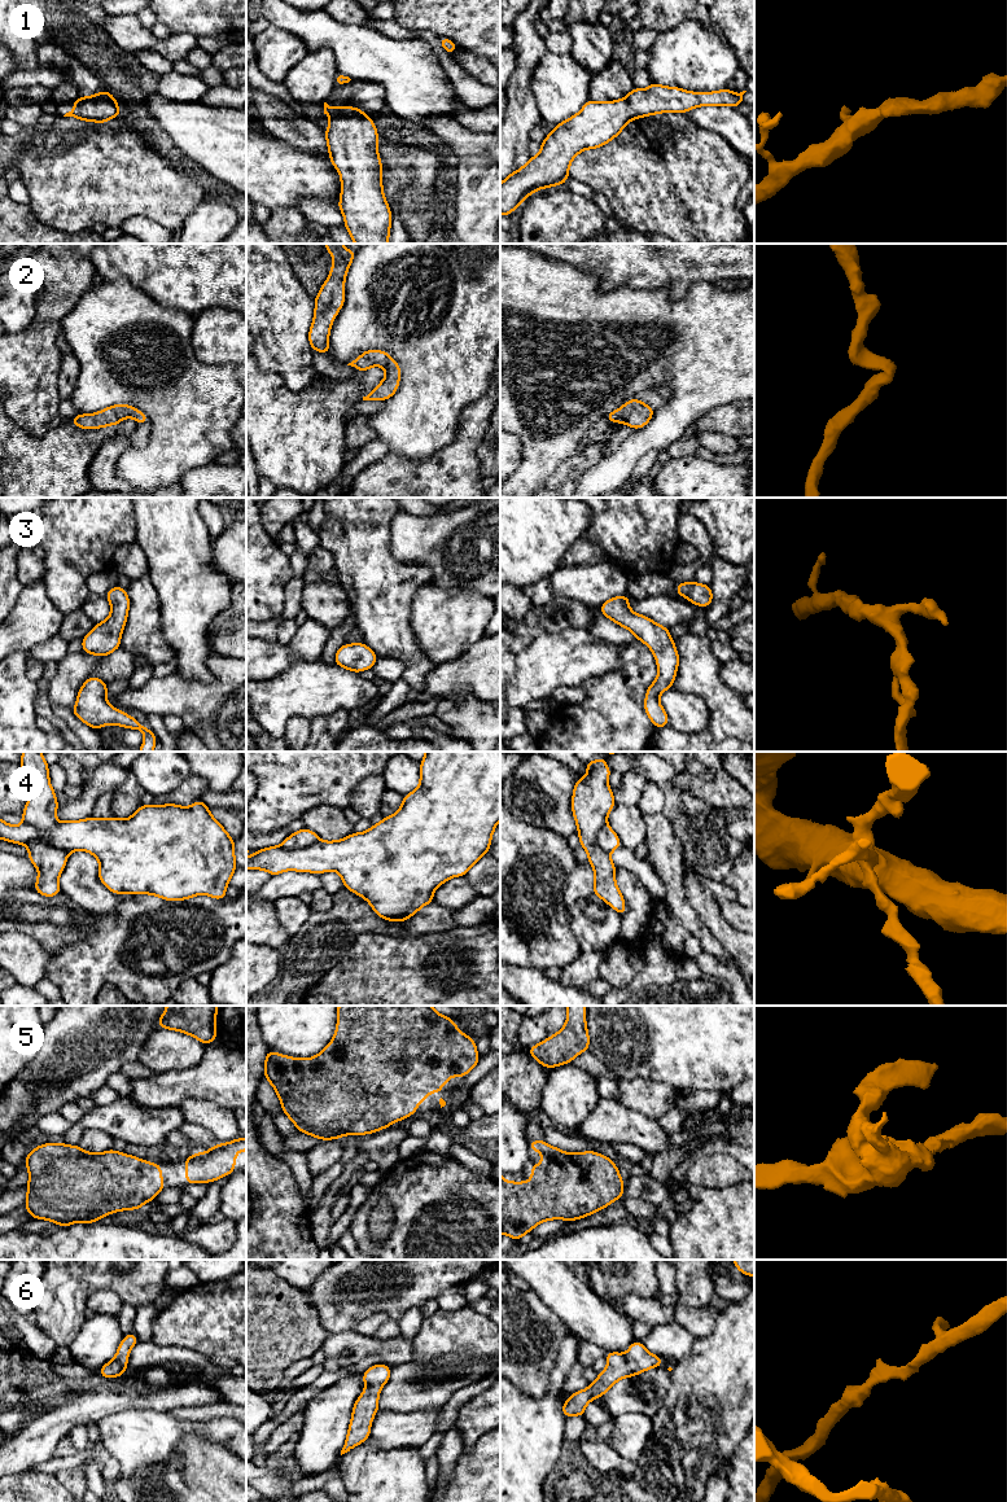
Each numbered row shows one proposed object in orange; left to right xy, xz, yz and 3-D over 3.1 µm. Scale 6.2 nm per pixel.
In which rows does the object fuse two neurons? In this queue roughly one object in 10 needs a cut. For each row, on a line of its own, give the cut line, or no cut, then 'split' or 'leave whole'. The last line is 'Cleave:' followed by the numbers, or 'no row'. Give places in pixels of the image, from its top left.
1: cut none; leave whole
2: cut none; leave whole
3: cut none; leave whole
4: cut xy (26, 844), (44, 841), (68, 853); split
5: cut none; leave whole
6: cut none; leave whole
Cleave: 4

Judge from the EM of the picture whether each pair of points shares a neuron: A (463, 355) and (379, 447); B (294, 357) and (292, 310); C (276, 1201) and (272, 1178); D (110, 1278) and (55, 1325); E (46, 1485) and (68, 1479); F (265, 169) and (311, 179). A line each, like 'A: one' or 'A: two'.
A: two
B: one
C: one
D: one
E: two
F: one

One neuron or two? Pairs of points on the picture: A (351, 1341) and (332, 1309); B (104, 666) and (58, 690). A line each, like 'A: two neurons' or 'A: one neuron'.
A: two neurons
B: one neuron

